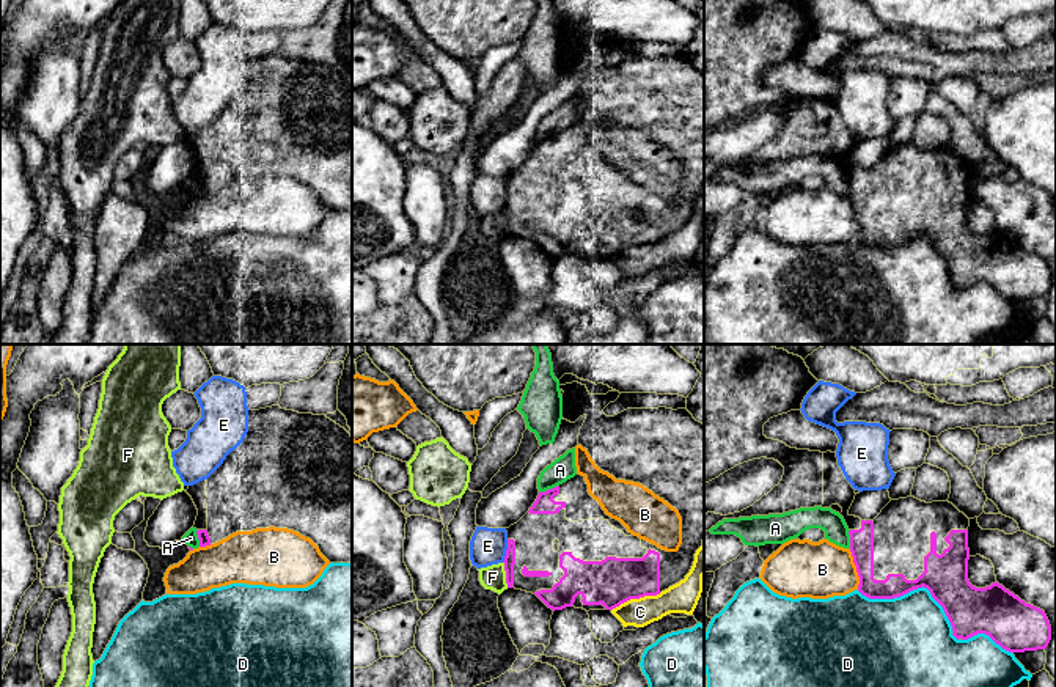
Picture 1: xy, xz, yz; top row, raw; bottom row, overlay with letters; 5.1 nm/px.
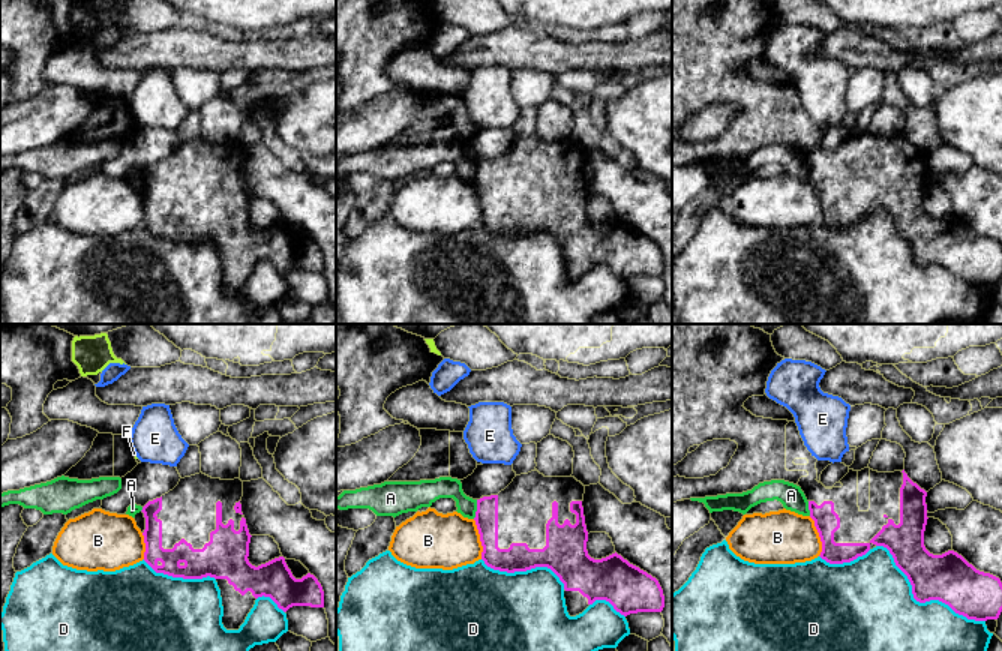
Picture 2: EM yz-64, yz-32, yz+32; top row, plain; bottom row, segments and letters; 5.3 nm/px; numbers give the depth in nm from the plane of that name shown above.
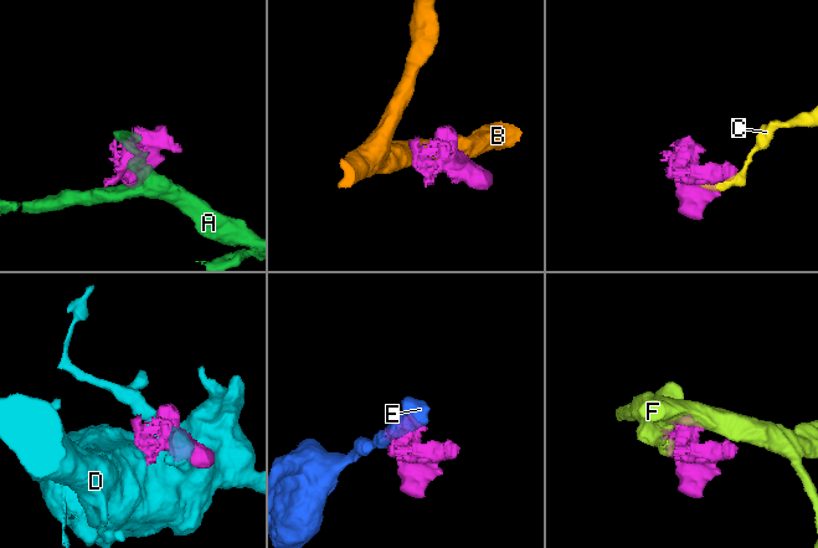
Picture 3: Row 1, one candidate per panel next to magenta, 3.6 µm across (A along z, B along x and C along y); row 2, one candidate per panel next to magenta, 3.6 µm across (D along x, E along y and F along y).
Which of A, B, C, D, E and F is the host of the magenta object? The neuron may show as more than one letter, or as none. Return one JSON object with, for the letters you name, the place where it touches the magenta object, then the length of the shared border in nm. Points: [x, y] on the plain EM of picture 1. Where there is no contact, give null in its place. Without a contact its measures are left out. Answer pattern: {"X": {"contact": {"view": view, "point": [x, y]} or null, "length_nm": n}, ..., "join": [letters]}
{"join": []}

